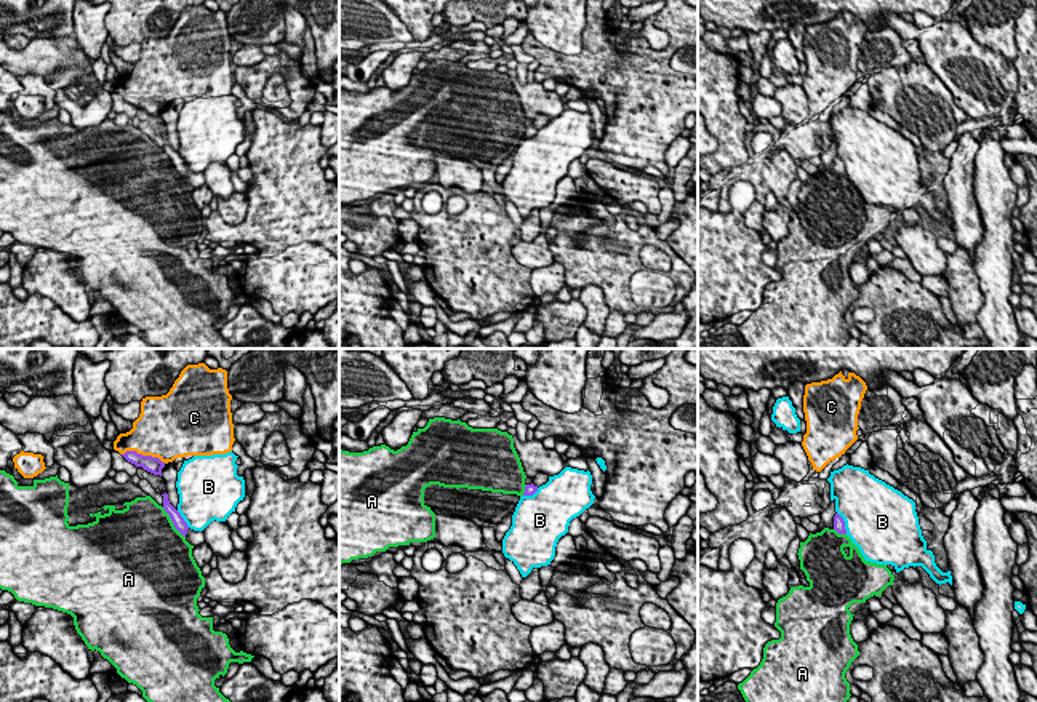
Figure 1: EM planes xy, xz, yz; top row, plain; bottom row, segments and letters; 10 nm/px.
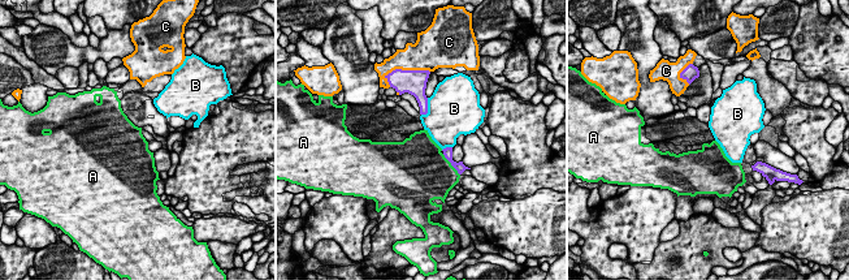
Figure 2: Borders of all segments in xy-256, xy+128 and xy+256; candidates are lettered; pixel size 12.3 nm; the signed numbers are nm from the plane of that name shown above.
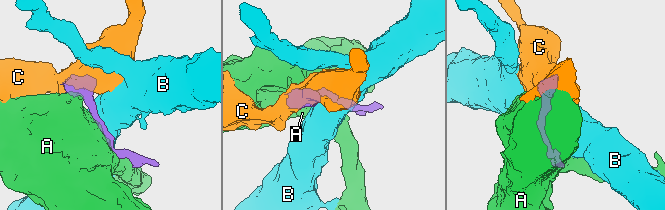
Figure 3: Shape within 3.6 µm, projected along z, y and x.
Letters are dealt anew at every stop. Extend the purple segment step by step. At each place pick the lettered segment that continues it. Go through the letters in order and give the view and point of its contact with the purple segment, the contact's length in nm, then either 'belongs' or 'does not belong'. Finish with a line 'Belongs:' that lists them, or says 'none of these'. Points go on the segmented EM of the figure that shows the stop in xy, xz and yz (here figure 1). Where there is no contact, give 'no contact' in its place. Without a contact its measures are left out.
A: xy (173, 523) | 400 nm | does not belong
B: yz (844, 523) | 240 nm | does not belong
C: xy (144, 456) | 460 nm | belongs
Belongs: C

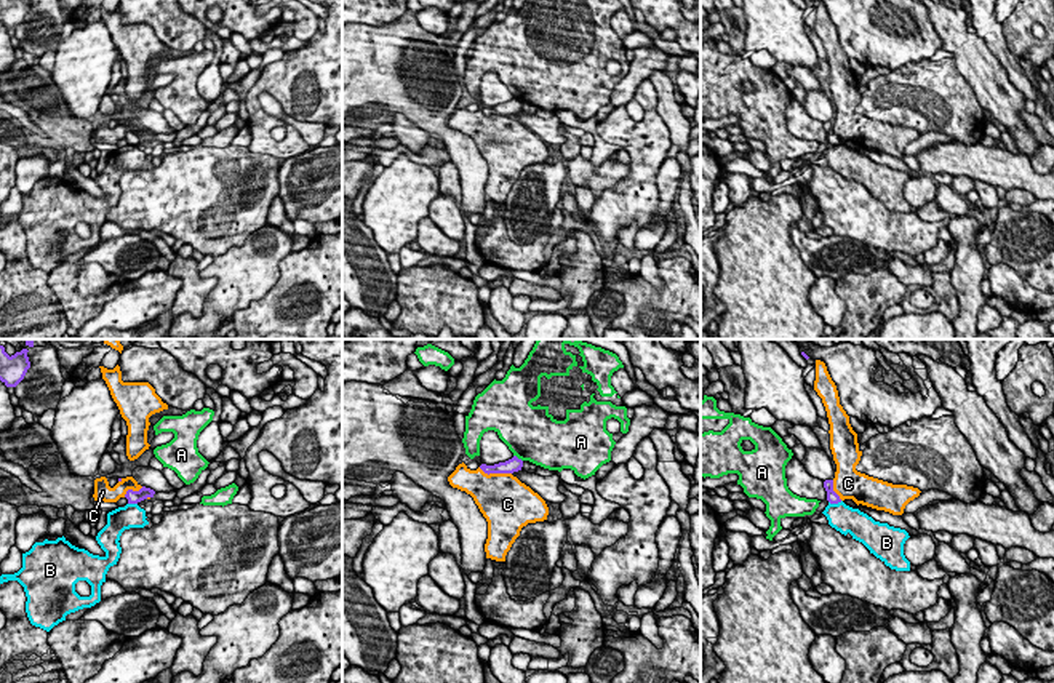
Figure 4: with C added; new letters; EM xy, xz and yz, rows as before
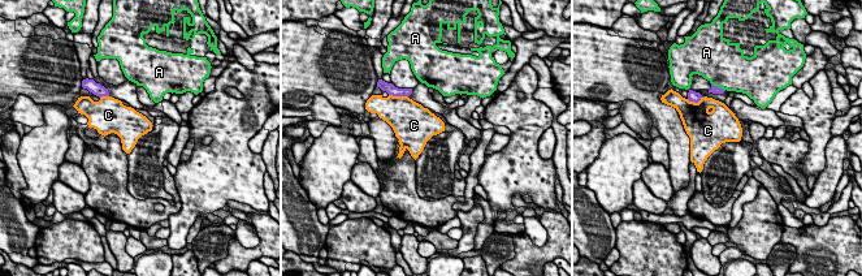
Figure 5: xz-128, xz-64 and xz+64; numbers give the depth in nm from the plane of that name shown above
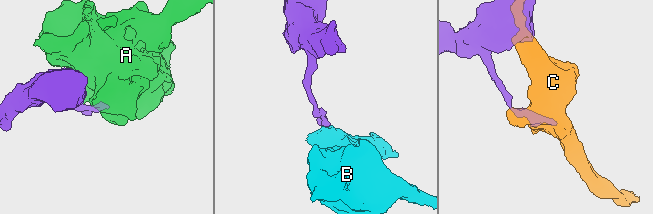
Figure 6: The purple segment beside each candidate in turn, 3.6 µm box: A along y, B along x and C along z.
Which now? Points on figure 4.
A: xz (517, 458) | 120 nm | does not belong
B: yz (835, 503) | 140 nm | does not belong
C: xz (495, 472) | 340 nm | does not belong
Belongs: none of these

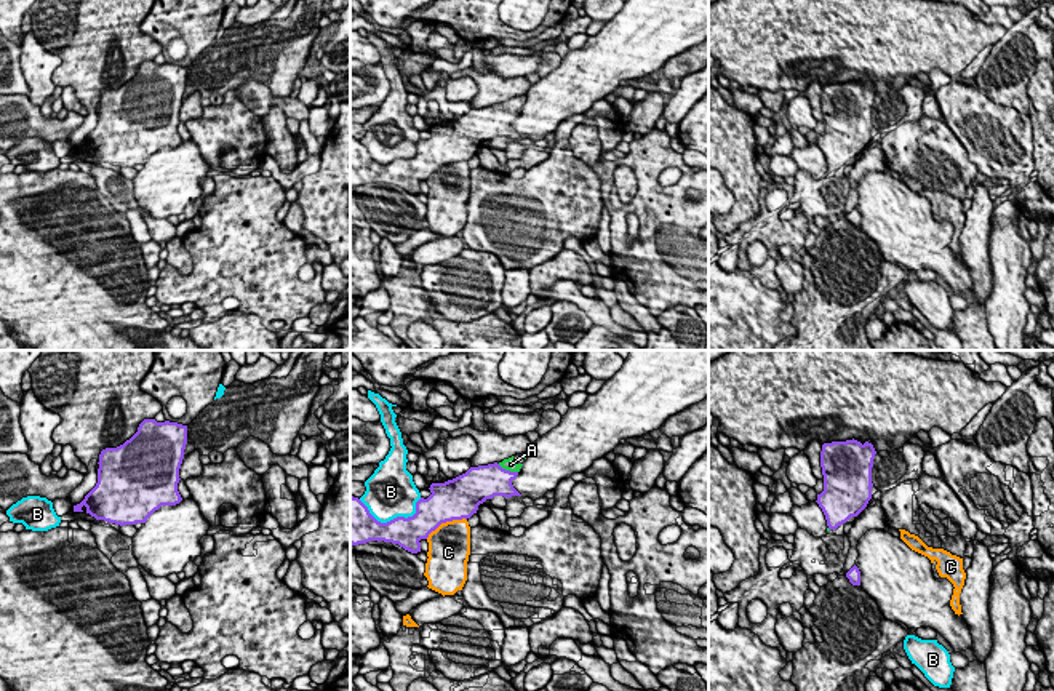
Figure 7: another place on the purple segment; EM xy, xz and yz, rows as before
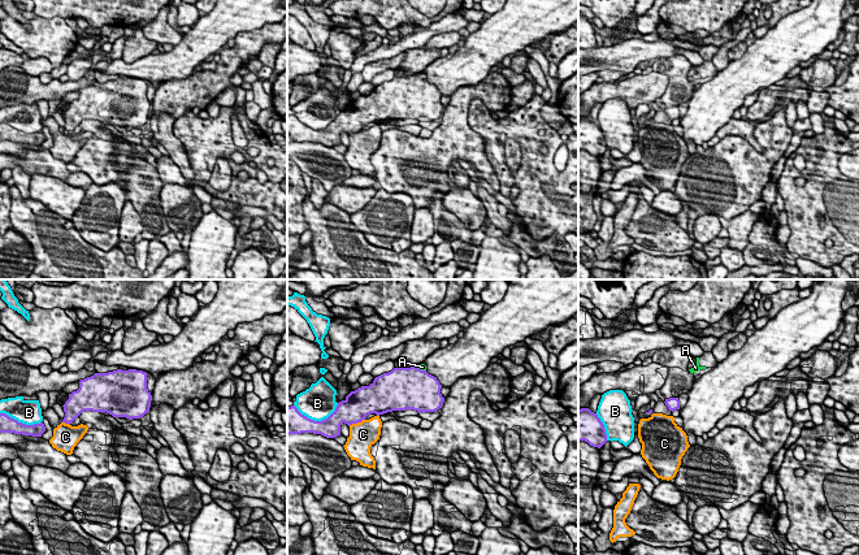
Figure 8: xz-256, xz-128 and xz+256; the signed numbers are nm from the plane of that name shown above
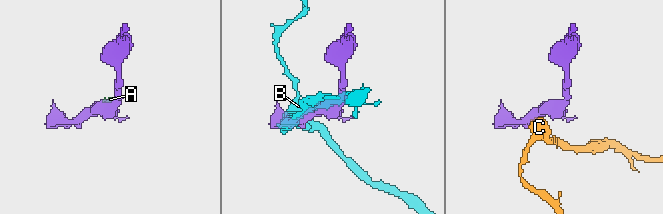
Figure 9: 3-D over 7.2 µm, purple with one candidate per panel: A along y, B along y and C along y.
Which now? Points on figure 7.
A: xz (507, 471) | 220 nm | belongs
B: xz (394, 519) | 650 nm | does not belong
C: xz (445, 522) | 460 nm | does not belong
Belongs: A

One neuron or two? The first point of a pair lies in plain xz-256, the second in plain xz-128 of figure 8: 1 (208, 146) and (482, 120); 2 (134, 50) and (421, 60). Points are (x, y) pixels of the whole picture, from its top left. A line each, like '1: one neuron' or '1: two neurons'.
1: one neuron
2: one neuron

